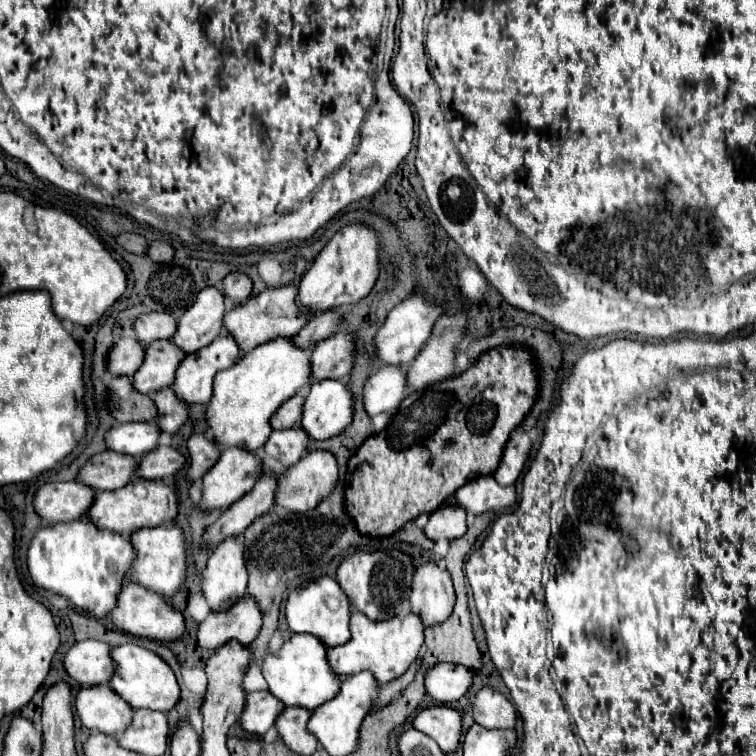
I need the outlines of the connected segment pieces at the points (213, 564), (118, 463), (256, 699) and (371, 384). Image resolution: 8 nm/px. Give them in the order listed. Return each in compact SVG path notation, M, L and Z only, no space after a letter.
M228 538L220 542L212 552L202 576L202 592L210 608L230 608L246 594L248 568L244 562L244 544L238 542L238 538Z
M120 452L94 454L80 470L80 480L96 490L116 490L130 482L138 470L138 460Z
M270 690L262 692L248 692L246 696L246 708L240 718L240 724L250 734L264 736L266 730L276 722L280 712L284 710L284 704L272 696Z
M382 366L364 386L364 408L370 416L392 412L408 396L408 376L404 366Z

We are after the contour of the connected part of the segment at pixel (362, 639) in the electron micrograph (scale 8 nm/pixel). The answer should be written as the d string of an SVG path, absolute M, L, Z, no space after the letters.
M352 612L350 620L352 638L336 648L328 648L328 658L332 660L332 666L340 674L356 674L362 670L372 670L376 680L380 684L386 684L392 678L402 676L408 666L418 658L418 652L424 644L424 624L420 616L414 612L408 612L406 616L394 616L392 620L368 620L362 612Z

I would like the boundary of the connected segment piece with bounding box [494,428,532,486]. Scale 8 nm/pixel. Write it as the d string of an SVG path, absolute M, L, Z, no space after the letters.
M514 430L506 448L504 448L504 454L502 454L502 460L500 460L500 466L496 468L496 480L504 486L508 484L514 484L516 478L520 476L520 472L524 470L524 464L528 460L528 454L530 454L530 448L532 448L532 440L528 436L526 430Z

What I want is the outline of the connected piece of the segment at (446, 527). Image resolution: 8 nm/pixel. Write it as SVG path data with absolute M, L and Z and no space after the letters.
M444 504L430 514L430 520L424 526L424 532L432 540L460 538L468 528L466 516L468 516L468 512L464 508L460 508L458 504Z

